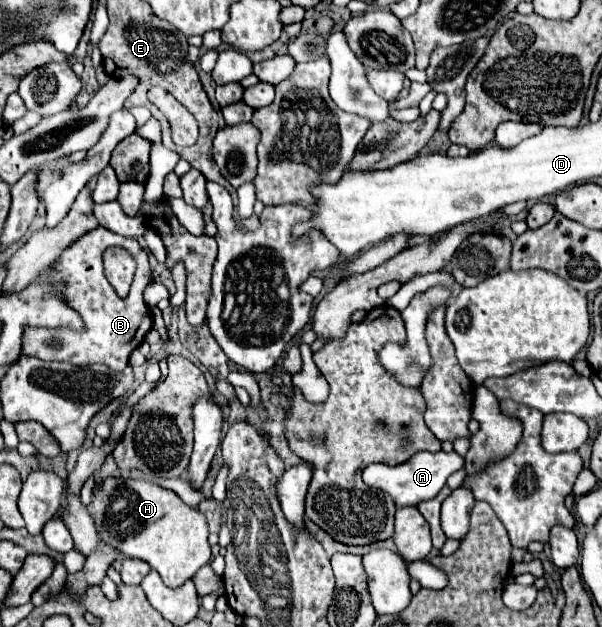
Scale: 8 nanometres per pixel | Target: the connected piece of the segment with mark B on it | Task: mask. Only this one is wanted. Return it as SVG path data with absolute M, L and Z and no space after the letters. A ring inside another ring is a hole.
M97 227L91 233L85 233L85 237L79 237L79 241L71 243L67 251L61 253L59 261L55 265L47 267L37 277L37 283L61 283L59 291L63 299L83 317L83 331L69 331L69 329L39 329L39 327L29 327L23 331L23 353L29 357L39 357L43 361L67 361L75 365L91 365L91 363L103 363L115 371L121 371L129 363L129 355L135 347L141 345L145 339L147 331L153 325L151 311L143 301L143 289L151 281L151 269L147 261L147 251L137 243L137 239L129 237L119 237L111 233L105 227ZM111 245L121 245L127 249L135 261L137 261L137 273L135 273L135 287L131 287L129 295L125 299L119 299L105 279L103 273L103 251ZM49 339L61 341L59 349L51 349L47 343Z

